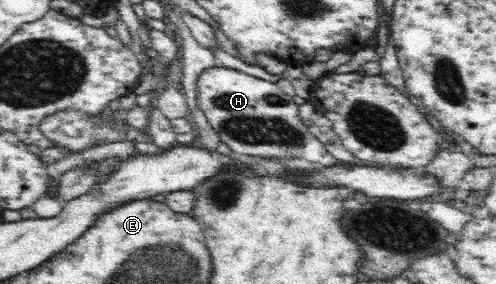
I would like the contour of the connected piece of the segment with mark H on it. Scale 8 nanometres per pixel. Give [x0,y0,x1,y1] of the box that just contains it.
[195,66,340,166]

